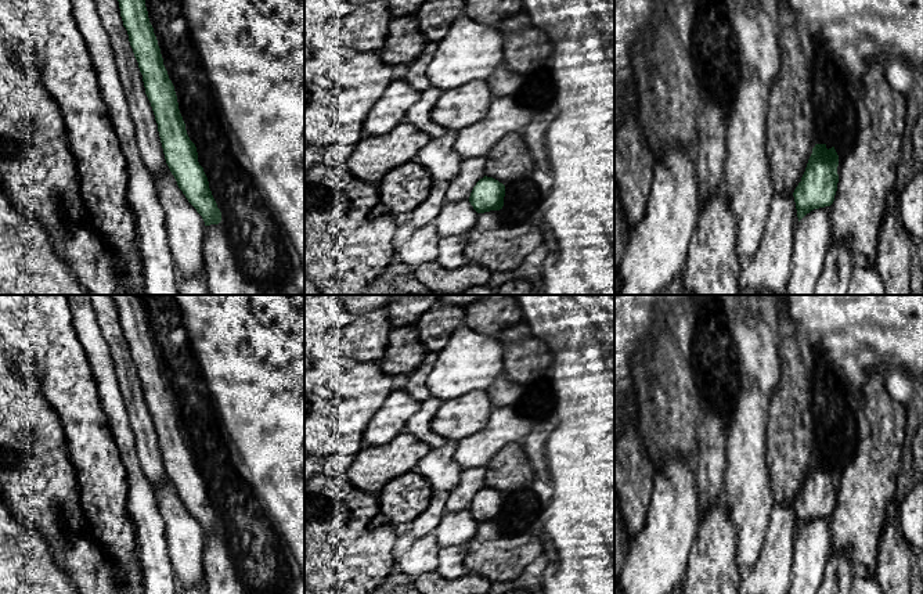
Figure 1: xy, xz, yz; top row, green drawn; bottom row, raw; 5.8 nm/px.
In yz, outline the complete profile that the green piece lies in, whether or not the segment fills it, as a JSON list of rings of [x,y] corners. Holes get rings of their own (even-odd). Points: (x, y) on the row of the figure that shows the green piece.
[[[815,144],[801,181],[793,192],[798,222],[811,210],[833,204],[839,183],[837,166],[834,147],[828,150],[826,144]]]

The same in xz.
[[[484,176],[473,187],[469,202],[477,213],[500,210],[504,206],[505,186]]]

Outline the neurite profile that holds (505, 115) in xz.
[[[495,97],[479,122],[455,132],[453,147],[464,159],[487,156],[501,138],[522,132],[533,119],[534,109],[513,97]]]

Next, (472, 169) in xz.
[[[486,156],[465,158],[458,174],[450,181],[446,202],[469,199],[476,183],[486,176]]]

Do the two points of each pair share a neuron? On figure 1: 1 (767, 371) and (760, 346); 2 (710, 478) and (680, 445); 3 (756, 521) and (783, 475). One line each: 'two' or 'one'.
1: one
2: two
3: two

